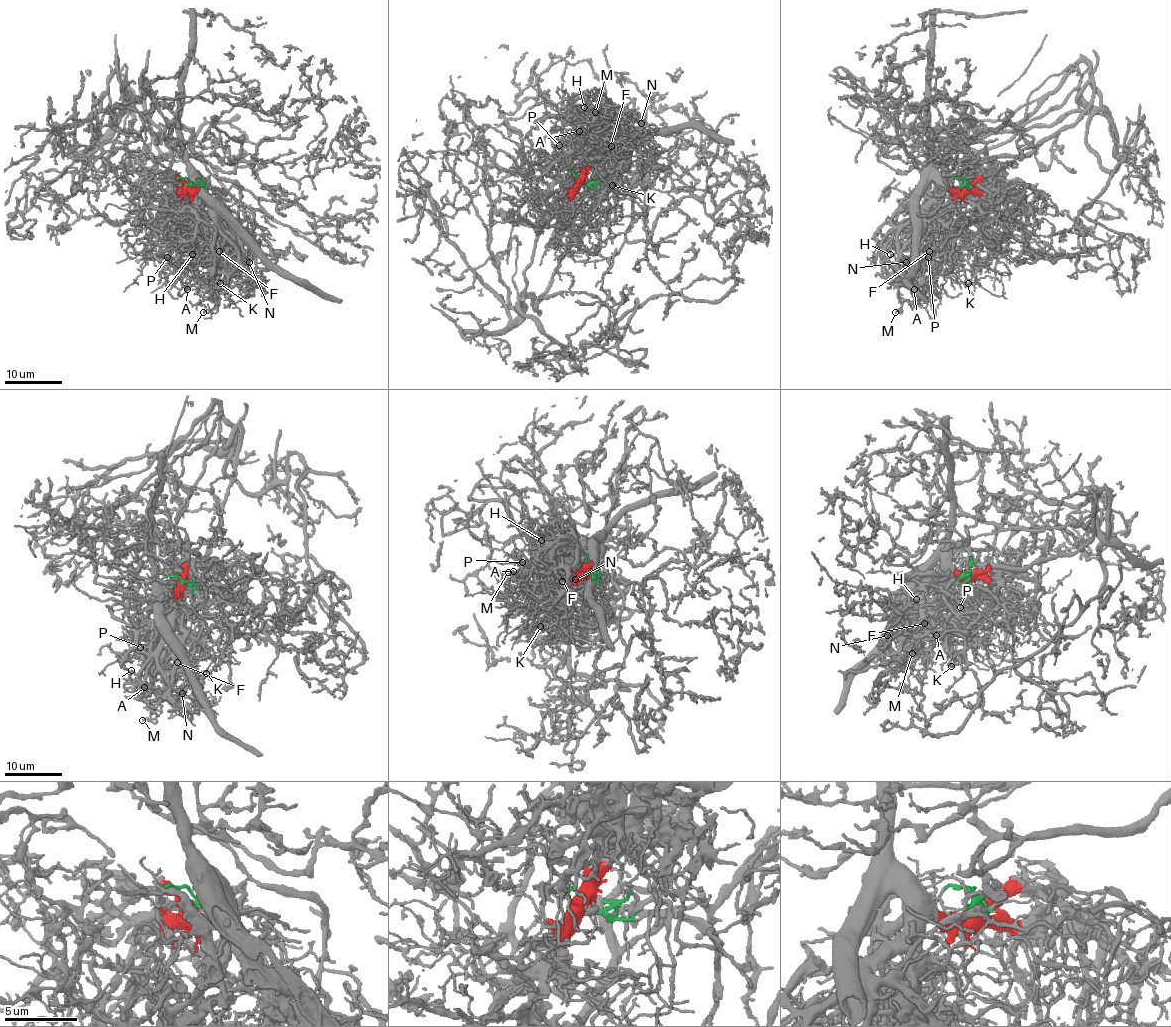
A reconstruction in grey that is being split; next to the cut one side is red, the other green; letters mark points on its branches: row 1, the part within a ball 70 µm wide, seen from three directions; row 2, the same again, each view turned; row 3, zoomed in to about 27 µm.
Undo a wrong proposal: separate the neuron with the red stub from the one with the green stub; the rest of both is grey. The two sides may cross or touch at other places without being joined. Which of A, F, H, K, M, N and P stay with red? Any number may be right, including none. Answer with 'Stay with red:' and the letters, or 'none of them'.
Stay with red: A, F, H, K, M, N, P

